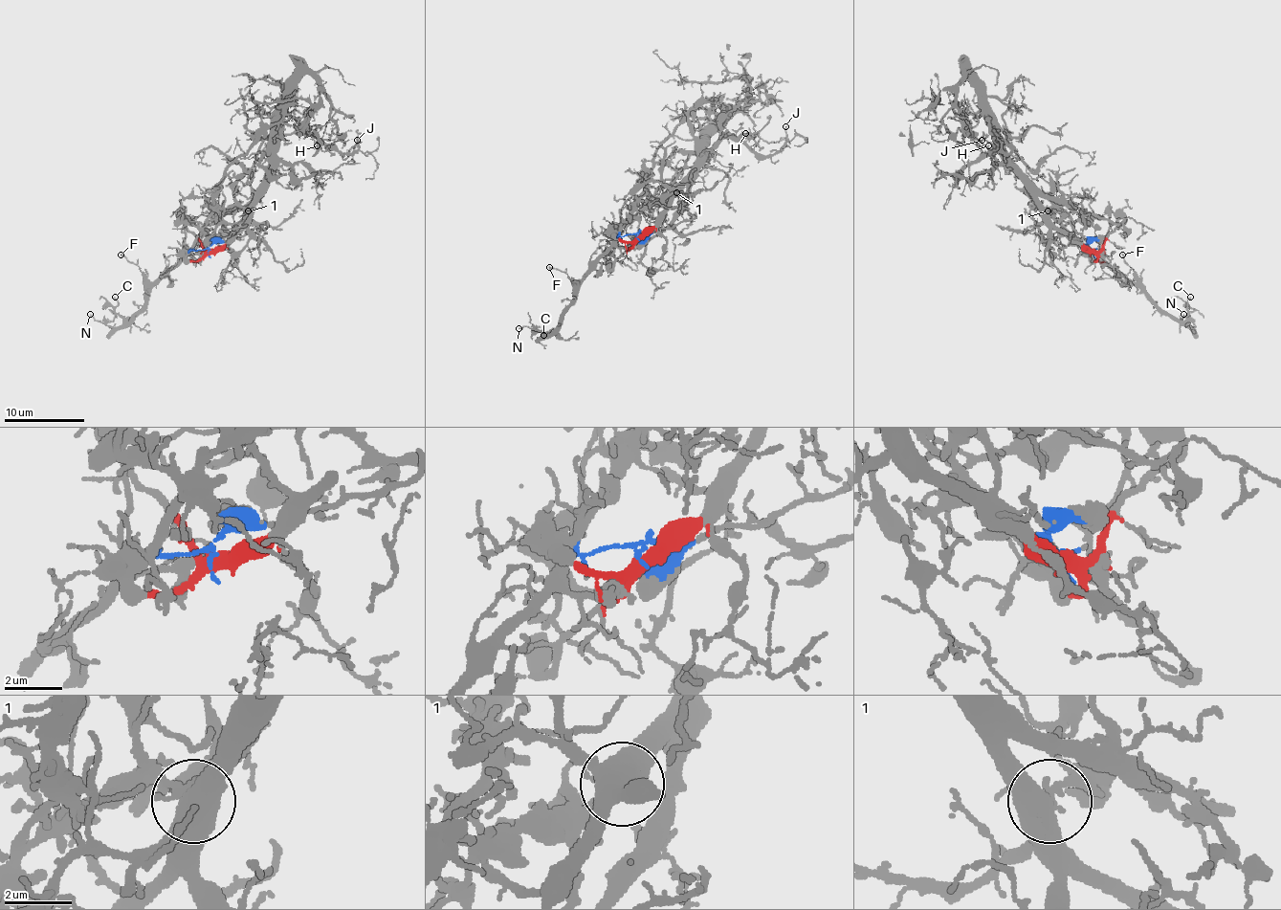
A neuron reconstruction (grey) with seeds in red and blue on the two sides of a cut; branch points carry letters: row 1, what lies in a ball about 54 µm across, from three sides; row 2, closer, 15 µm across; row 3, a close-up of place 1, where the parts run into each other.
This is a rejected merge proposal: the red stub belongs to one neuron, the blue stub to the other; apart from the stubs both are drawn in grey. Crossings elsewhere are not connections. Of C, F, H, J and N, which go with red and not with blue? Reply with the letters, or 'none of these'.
H, J

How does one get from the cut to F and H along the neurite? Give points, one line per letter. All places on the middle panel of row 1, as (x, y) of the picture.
F: (637, 236), (619, 236), (579, 281), (573, 281), (563, 271), (548, 267)
H: (637, 238), (697, 166), (697, 154), (714, 134), (732, 134), (750, 150), (752, 138), (746, 134)

